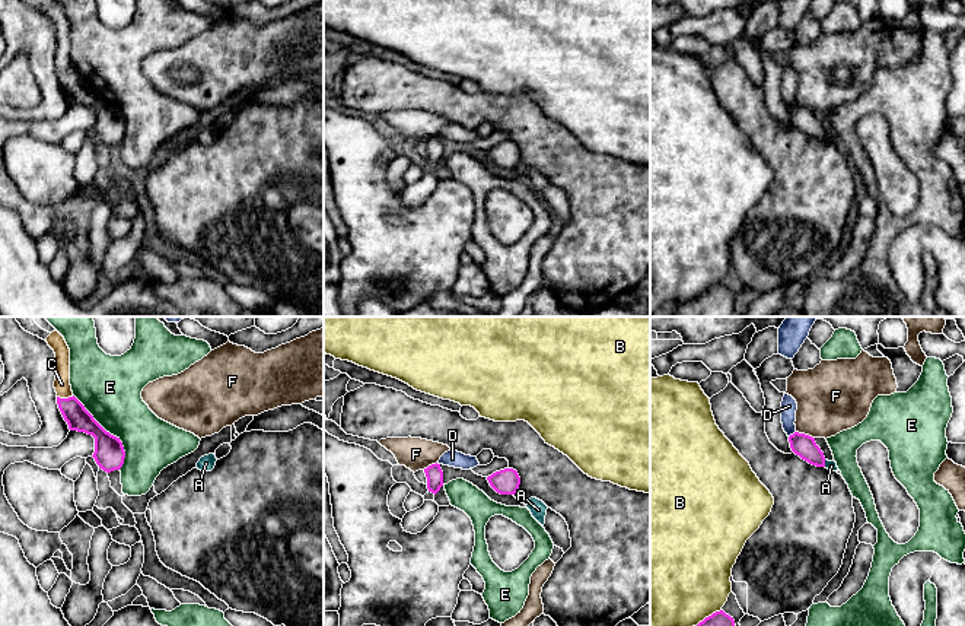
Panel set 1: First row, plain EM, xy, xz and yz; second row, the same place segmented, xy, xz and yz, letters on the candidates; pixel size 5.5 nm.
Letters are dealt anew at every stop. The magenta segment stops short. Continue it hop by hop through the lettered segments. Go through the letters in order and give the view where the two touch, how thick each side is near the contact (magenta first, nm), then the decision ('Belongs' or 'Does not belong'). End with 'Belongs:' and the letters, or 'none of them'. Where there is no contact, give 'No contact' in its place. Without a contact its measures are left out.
A: Touches magenta in yz. Thickness 130 nm (magenta) against 50 nm. Does not belong
B: Touches magenta in yz. Thickness 240 nm (magenta) against 500 nm. Does not belong
C: Touches magenta in xy. Thickness 140 nm (magenta) against 90 nm. Does not belong
D: Touches magenta in yz. Thickness 130 nm (magenta) against 90 nm. Does not belong
E: Touches magenta in xy. Thickness 170 nm (magenta) against 360 nm. Does not belong
F: Touches magenta in yz. Thickness 130 nm (magenta) against 380 nm. Does not belong
Belongs: none of them

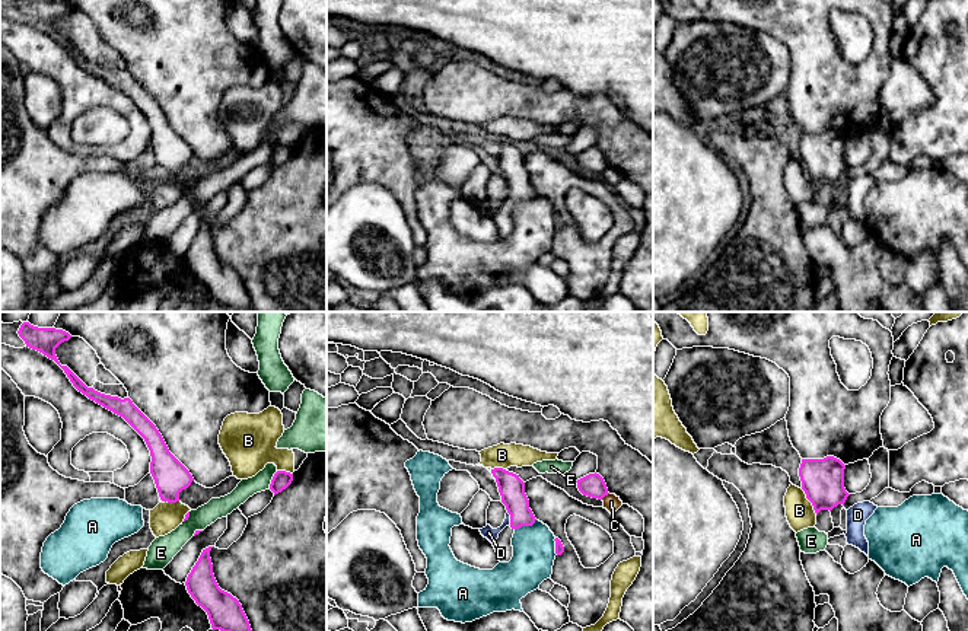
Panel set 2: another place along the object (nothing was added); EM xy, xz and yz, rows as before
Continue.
A: Touches magenta in xz. Thickness 140 nm (magenta) against 240 nm. Does not belong
B: Touches magenta in yz. Thickness 240 nm (magenta) against 160 nm. Does not belong
C: Touches magenta in xz. Thickness 130 nm (magenta) against 90 nm. Does not belong
D: Touches magenta in xz. Thickness 140 nm (magenta) against 70 nm. Does not belong
E: Touches magenta in xy. Thickness 100 nm (magenta) against 100 nm. Does not belong
Belongs: none of them

